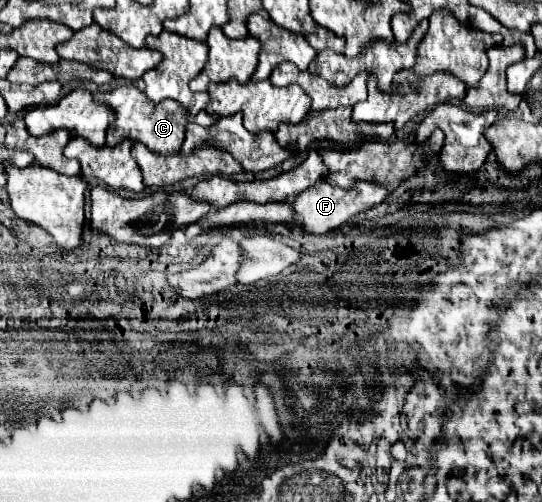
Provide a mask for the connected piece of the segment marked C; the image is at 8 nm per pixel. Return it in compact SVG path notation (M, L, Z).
M119 86L111 92L95 92L95 98L107 102L115 110L115 122L109 128L107 146L115 146L125 138L133 138L135 142L143 142L145 146L149 146L149 150L157 150L157 154L175 154L181 150L181 144L185 140L187 122L195 122L207 128L219 120L217 114L209 114L205 110L201 110L197 116L191 116L189 112L185 112L183 106L173 100L153 104L137 86Z

